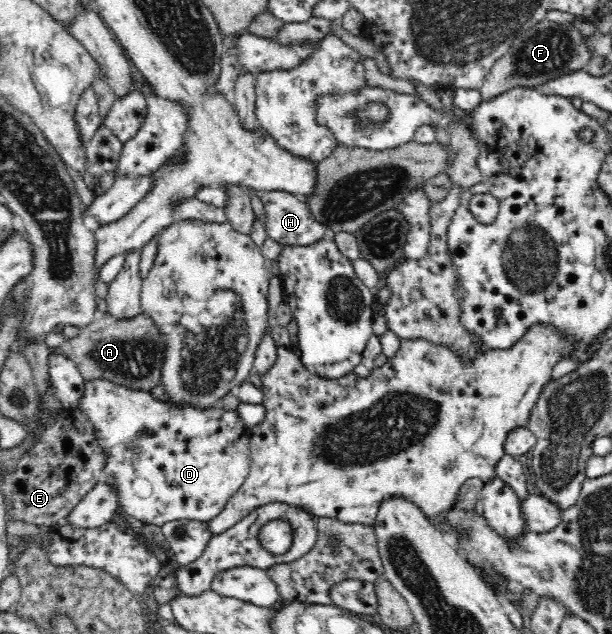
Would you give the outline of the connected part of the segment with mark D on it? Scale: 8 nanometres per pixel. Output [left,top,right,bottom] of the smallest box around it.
[78,379,250,524]

